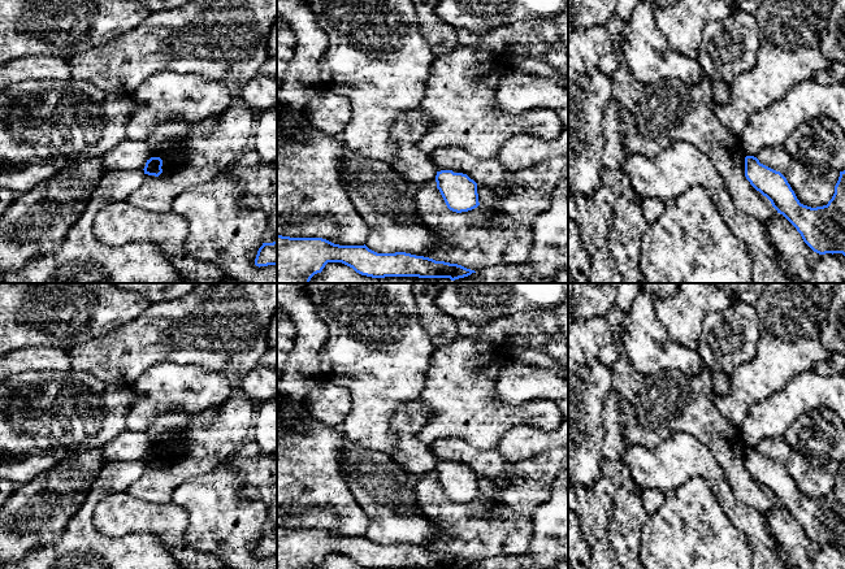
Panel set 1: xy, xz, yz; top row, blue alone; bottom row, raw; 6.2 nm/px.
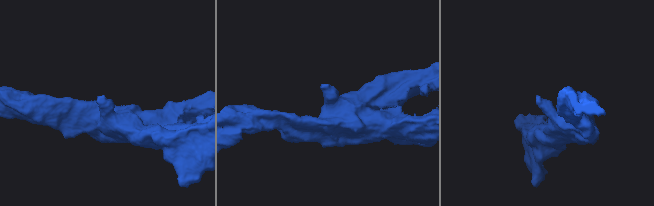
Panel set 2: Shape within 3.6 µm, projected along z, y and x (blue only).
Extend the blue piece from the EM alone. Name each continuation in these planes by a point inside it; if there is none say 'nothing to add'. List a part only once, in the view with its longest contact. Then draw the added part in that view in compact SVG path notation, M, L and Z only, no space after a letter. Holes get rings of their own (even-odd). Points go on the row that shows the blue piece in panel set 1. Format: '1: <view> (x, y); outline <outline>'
nothing to add

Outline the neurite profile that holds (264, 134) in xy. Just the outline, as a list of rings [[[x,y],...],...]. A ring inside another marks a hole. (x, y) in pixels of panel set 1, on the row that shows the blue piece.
[[[277,108],[256,116],[252,140],[264,162],[277,164]]]

